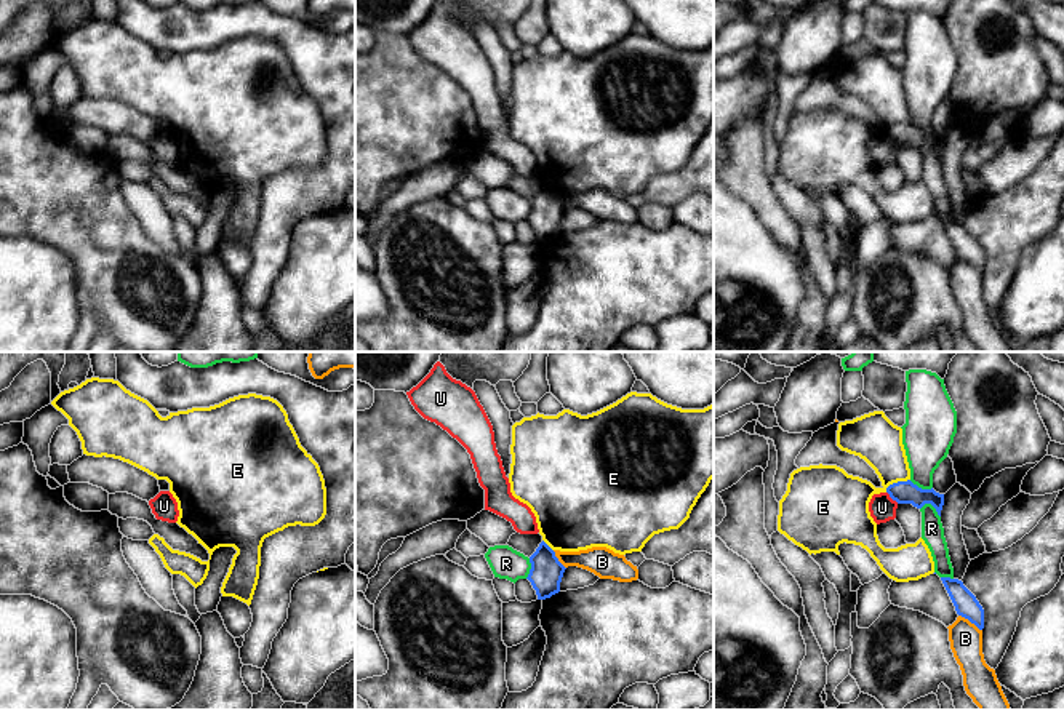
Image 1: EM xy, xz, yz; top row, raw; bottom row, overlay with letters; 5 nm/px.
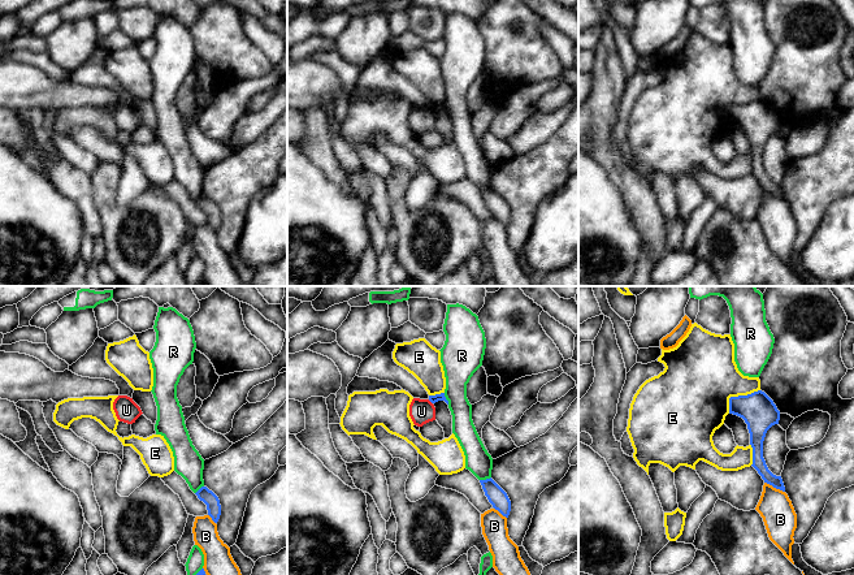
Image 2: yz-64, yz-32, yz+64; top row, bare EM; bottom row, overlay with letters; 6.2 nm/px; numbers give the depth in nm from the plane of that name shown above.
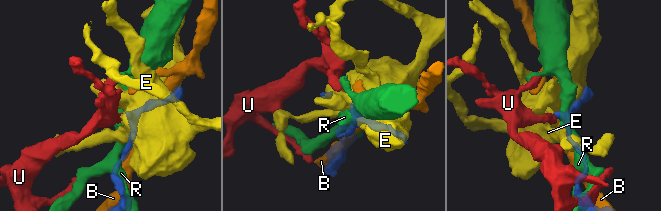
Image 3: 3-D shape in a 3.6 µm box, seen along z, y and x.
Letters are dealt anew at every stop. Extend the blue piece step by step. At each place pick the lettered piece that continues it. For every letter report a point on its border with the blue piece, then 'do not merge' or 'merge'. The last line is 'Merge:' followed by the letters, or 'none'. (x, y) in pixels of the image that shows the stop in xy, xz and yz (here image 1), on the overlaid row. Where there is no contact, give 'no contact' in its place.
B: yz (970, 621) | do not merge
E: yz (898, 482) | do not merge
R: yz (932, 504) | do not merge
U: yz (892, 498) | do not merge
Merge: none

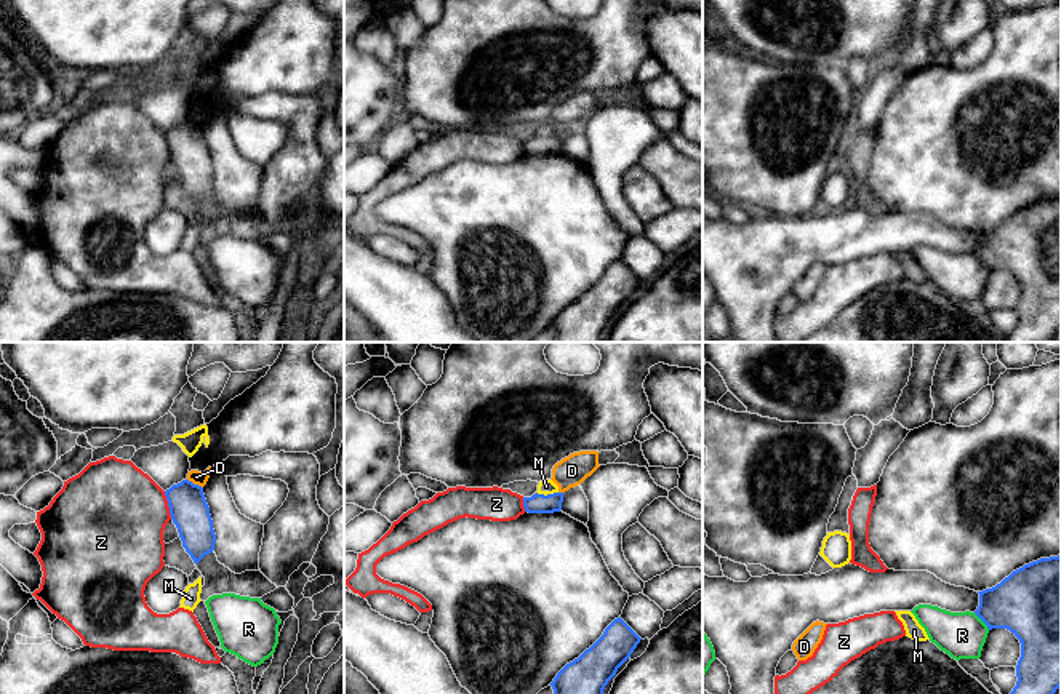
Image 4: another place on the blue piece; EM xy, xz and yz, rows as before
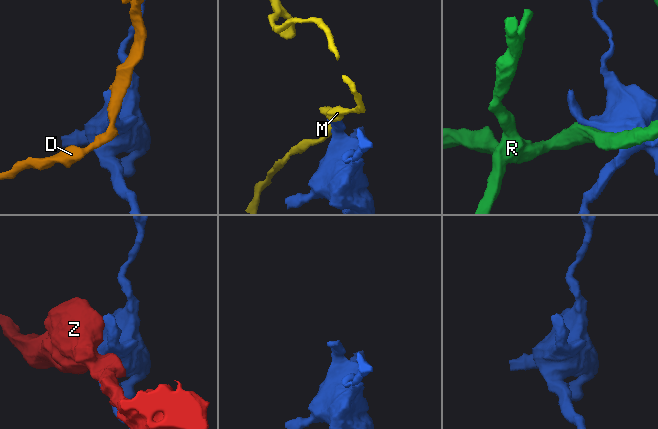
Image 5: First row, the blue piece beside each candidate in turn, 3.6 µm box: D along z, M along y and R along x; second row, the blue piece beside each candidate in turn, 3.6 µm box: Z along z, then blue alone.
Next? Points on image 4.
D: xy (196, 485) | do not merge
M: xz (548, 494) | do not merge
R: yz (981, 619) | do not merge
Z: xy (168, 506) | do not merge
Merge: none

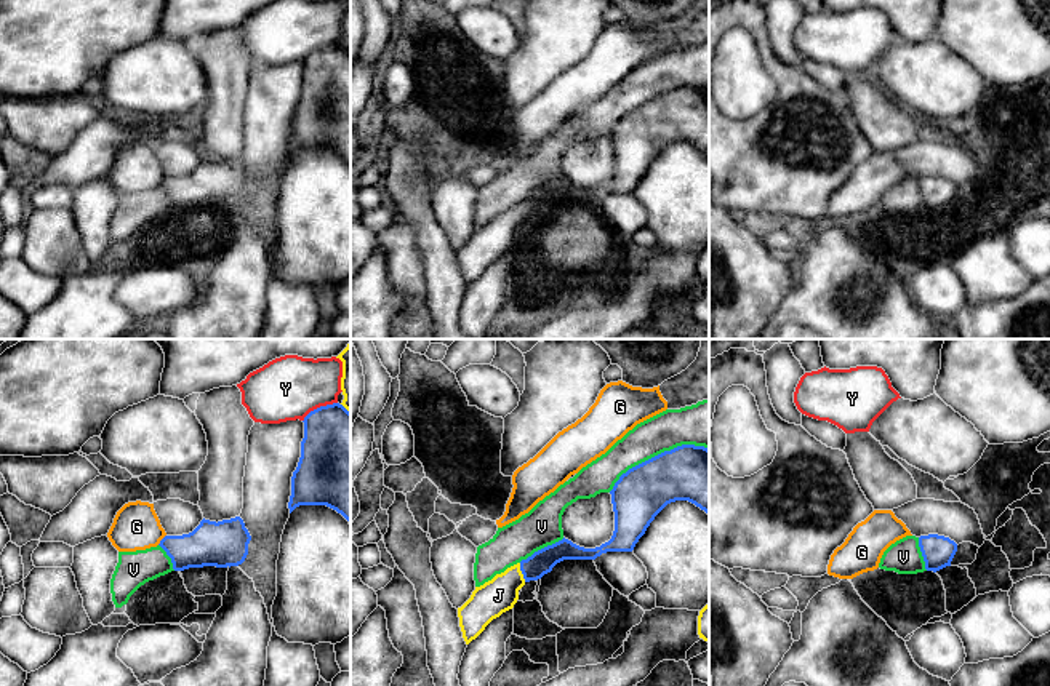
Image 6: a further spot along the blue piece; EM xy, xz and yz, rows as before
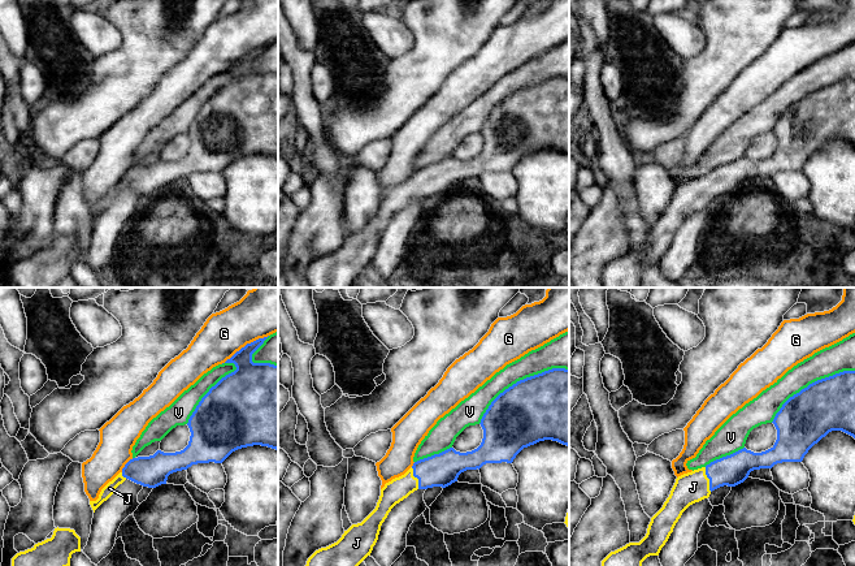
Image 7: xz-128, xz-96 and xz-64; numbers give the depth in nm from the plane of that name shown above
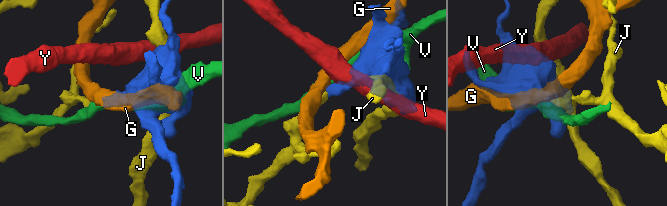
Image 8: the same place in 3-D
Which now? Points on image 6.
G: xy (162, 539) | do not merge
J: xz (522, 573) | merge
V: xz (658, 454) | do not merge
Y: xy (320, 406) | do not merge
Merge: J

